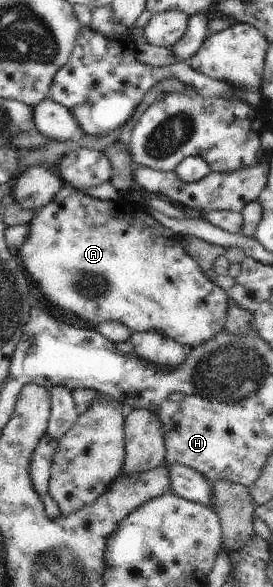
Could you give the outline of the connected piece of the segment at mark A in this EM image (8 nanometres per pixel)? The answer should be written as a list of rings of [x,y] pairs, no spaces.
[[[68,184],[56,193],[56,197],[46,207],[37,211],[29,226],[29,237],[24,245],[20,247],[17,257],[22,259],[23,267],[28,271],[29,279],[32,277],[32,281],[40,287],[44,297],[50,299],[50,303],[54,305],[54,308],[60,307],[60,310],[91,323],[93,327],[98,327],[100,323],[105,321],[118,321],[118,323],[132,329],[133,332],[156,331],[156,333],[160,333],[160,335],[169,337],[172,341],[184,345],[188,351],[196,349],[196,347],[200,347],[200,345],[204,345],[204,343],[208,343],[212,339],[216,339],[220,335],[220,331],[225,331],[226,320],[228,319],[228,303],[230,303],[227,292],[218,287],[211,279],[208,279],[198,263],[187,253],[184,253],[184,249],[180,245],[180,236],[174,233],[172,229],[164,227],[157,219],[154,219],[143,206],[121,198],[117,200],[101,200]]]

